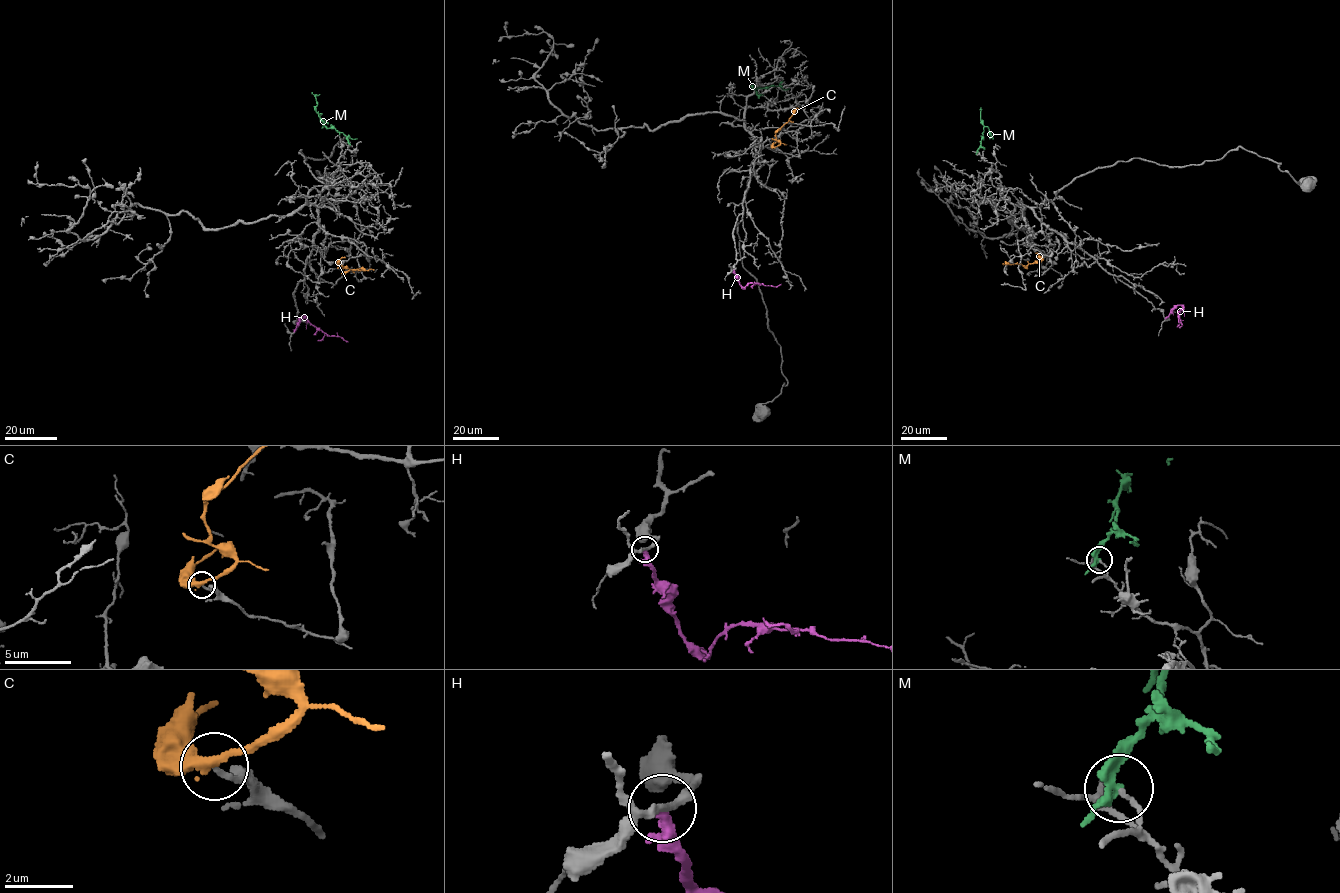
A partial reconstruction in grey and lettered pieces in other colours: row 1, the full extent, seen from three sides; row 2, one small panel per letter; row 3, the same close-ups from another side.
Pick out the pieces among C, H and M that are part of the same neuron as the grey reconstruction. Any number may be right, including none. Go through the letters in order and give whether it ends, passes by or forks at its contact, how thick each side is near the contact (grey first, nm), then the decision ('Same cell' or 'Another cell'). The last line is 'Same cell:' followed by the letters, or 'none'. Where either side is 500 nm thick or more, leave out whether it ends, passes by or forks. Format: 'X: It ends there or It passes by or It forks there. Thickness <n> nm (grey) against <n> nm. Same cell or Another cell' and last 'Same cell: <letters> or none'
C: It passes by. Thickness 130 nm (grey) against 280 nm. Another cell
H: It passes by. Thickness 240 nm (grey) against 240 nm. Another cell
M: It passes by. Thickness 120 nm (grey) against 280 nm. Same cell
Same cell: M

